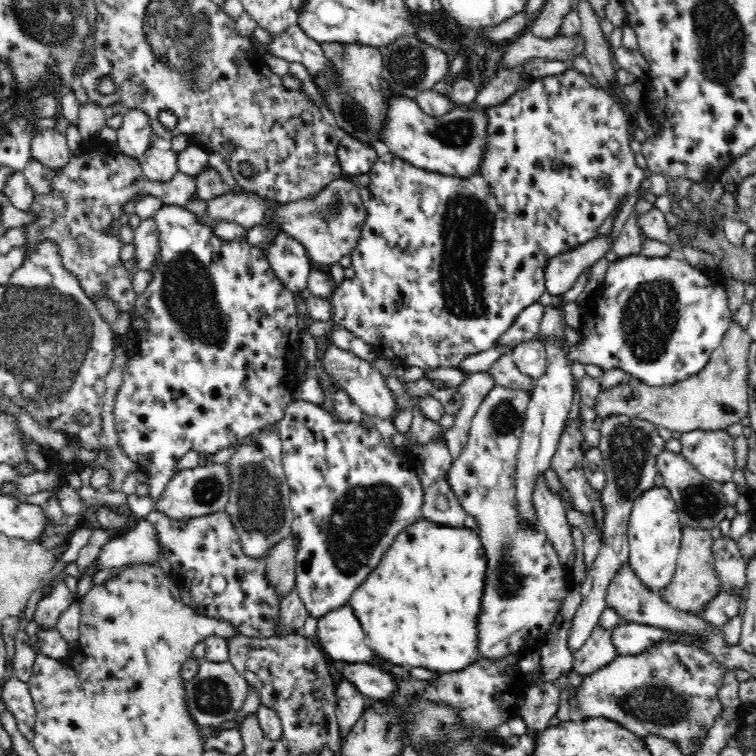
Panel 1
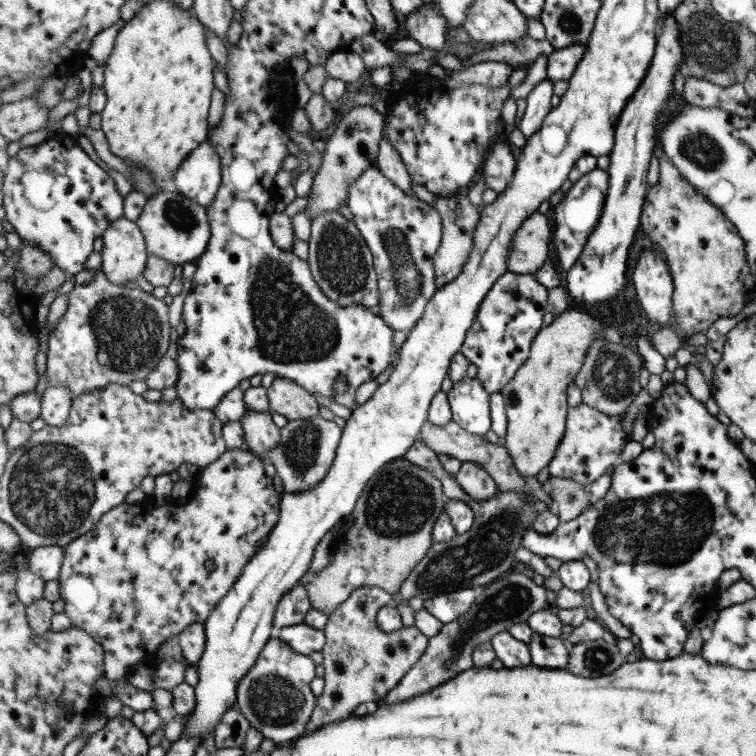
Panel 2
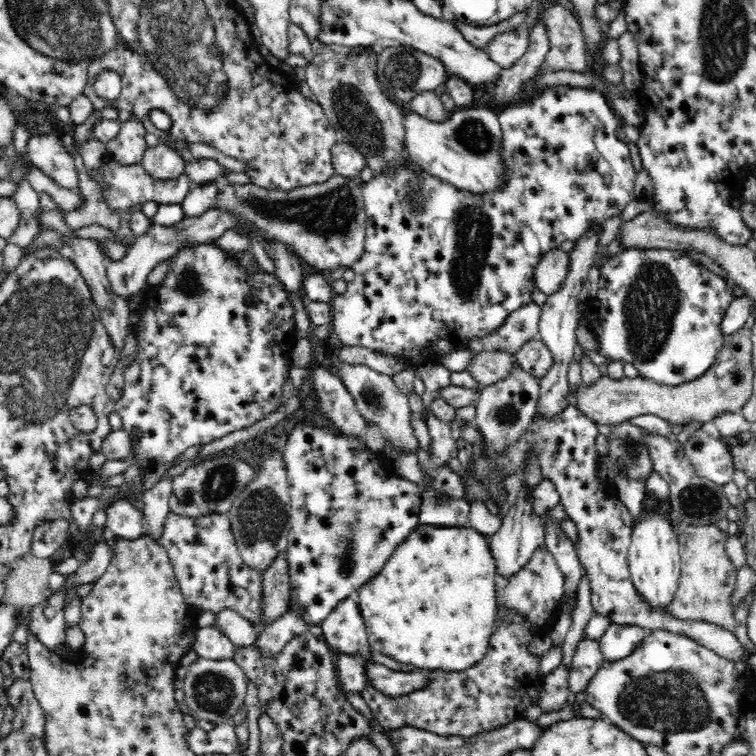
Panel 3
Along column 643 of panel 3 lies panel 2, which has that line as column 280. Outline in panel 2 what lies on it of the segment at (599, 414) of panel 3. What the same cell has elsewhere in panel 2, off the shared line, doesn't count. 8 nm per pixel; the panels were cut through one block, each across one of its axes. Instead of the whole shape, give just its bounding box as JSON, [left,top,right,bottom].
[268,376,319,421]

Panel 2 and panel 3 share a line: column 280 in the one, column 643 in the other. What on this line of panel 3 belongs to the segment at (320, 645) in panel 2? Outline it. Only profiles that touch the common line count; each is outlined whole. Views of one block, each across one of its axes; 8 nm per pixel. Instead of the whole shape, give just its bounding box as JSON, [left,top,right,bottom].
[598,623,648,662]

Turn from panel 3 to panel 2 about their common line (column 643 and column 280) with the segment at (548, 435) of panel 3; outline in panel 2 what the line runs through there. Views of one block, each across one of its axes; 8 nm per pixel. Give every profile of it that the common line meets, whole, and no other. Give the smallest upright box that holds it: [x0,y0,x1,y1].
[275,584,314,629]

